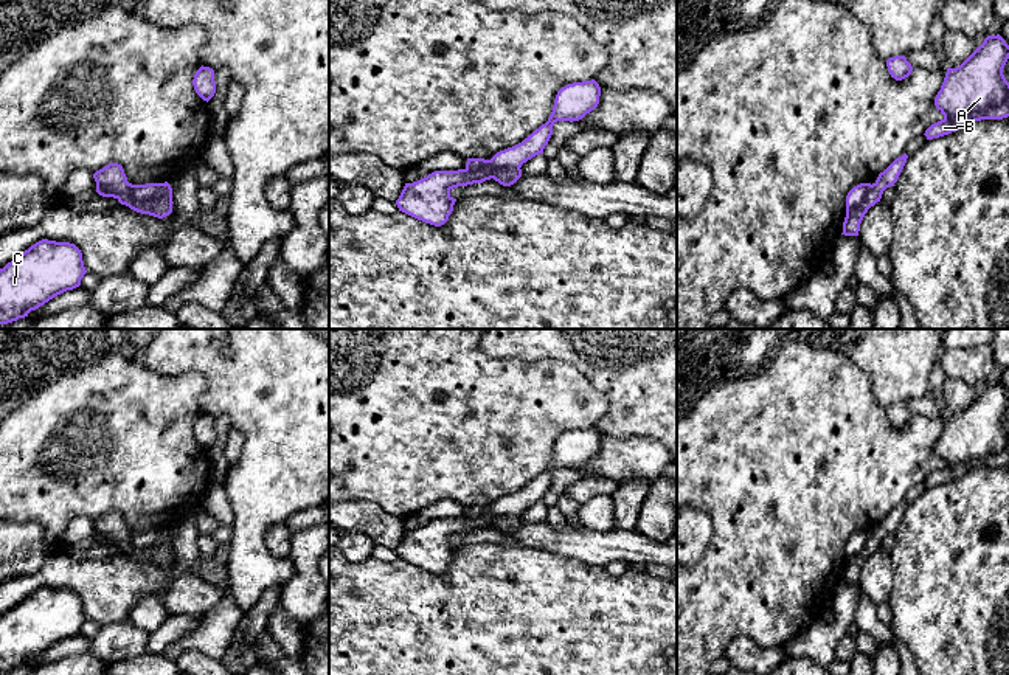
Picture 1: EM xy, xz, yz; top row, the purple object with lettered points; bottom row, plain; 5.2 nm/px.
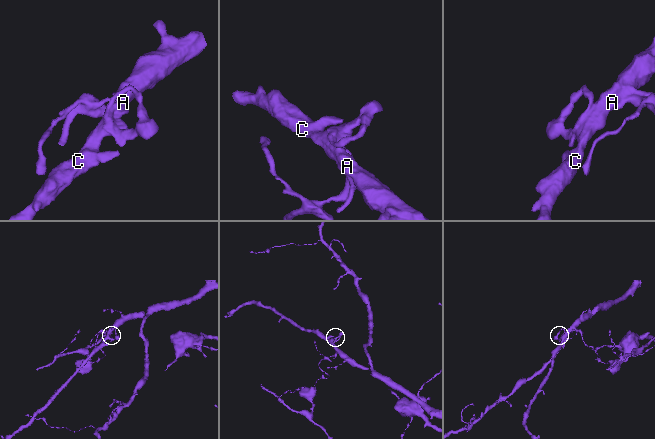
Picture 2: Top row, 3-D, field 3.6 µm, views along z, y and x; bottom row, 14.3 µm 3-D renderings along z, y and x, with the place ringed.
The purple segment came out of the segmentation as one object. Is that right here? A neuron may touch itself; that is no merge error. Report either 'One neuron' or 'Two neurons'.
Two neurons

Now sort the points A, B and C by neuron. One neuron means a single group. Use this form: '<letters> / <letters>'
A C / B

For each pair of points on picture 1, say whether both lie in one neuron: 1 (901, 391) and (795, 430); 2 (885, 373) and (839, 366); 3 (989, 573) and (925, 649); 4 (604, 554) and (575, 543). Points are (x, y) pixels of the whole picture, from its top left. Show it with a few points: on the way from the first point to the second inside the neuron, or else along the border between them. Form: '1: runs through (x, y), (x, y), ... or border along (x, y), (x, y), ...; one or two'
1: border along (860, 368), (871, 380), (873, 396), (885, 408); two
2: border along (846, 353), (870, 377), (871, 391), (877, 401); two
3: runs through (981, 591), (944, 630); one
4: runs through (596, 548), (582, 543); one

